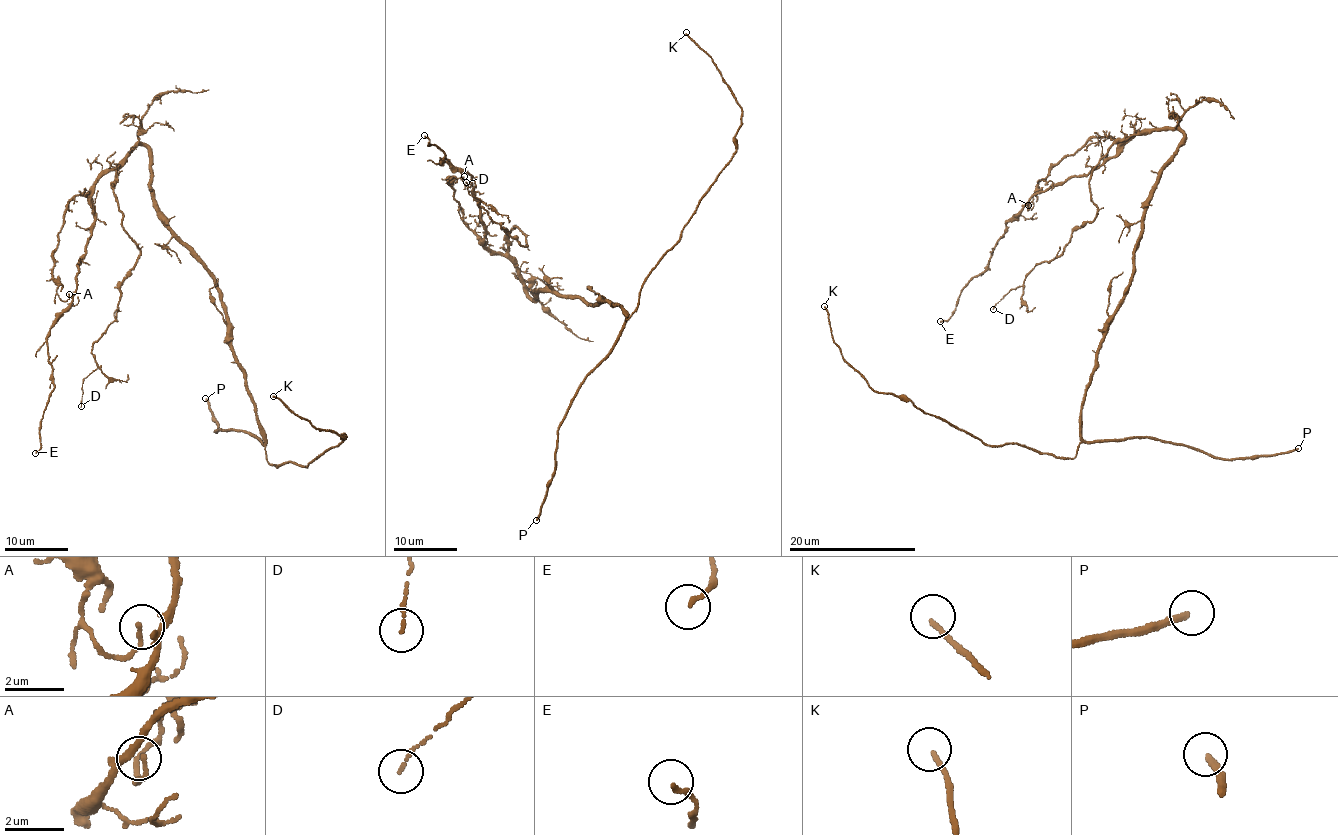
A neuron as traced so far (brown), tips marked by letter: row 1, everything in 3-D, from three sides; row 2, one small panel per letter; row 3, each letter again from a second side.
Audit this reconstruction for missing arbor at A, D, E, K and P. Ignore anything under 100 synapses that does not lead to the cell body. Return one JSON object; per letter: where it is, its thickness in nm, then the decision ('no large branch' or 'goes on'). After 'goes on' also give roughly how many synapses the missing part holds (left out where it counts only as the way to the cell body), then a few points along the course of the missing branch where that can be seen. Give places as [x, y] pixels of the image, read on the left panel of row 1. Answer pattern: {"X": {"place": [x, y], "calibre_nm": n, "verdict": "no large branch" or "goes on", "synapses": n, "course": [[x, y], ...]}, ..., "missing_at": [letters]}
{"A": {"place": [69, 294], "calibre_nm": 100, "verdict": "no large branch"}, "D": {"place": [81, 406], "calibre_nm": 110, "verdict": "no large branch"}, "E": {"place": [35, 453], "calibre_nm": 150, "verdict": "no large branch"}, "K": {"place": [273, 396], "calibre_nm": 170, "verdict": "goes on", "course": [[273, 396], [234, 382]]}, "P": {"place": [205, 398], "calibre_nm": 240, "verdict": "goes on", "synapses": 100}, "missing_at": ["K", "P"]}

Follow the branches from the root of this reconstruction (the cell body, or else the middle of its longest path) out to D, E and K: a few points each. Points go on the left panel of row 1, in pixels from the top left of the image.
D: (211, 278), (166, 225), (151, 155), (137, 145), (114, 195), (139, 257), (92, 346), (81, 406)
E: (211, 278), (166, 225), (151, 155), (137, 145), (91, 193), (75, 294), (47, 338), (54, 383), (35, 453)
K: (211, 278), (270, 465), (288, 461), (307, 467), (345, 440), (316, 428), (273, 396)

